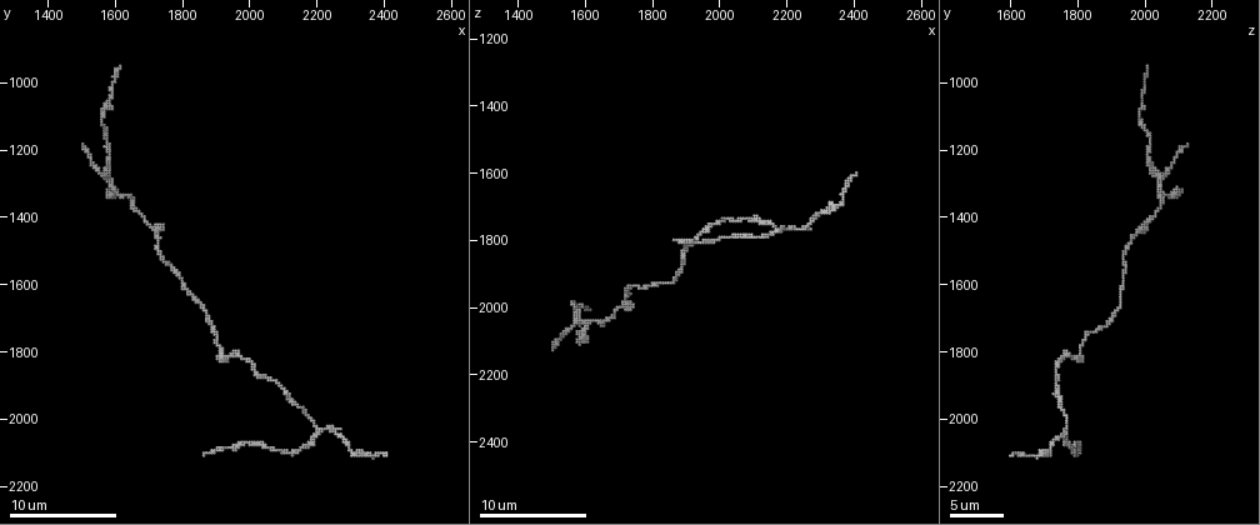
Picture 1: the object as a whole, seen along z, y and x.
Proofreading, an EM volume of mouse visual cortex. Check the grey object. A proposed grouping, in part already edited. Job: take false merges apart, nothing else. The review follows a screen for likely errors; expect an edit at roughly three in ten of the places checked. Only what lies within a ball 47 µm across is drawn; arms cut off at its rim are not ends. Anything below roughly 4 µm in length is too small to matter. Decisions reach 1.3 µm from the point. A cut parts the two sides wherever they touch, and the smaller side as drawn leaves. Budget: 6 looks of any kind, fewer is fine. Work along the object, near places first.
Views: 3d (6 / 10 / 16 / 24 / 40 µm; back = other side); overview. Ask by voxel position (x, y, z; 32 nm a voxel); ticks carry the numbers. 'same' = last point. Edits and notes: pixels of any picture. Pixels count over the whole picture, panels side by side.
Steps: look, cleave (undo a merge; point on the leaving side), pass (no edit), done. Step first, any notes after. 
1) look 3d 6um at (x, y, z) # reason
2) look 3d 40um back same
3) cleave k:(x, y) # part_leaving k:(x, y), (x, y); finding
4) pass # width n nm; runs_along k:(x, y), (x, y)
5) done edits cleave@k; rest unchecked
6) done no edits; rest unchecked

look 3d 6um at (1870, 1710, 1900)

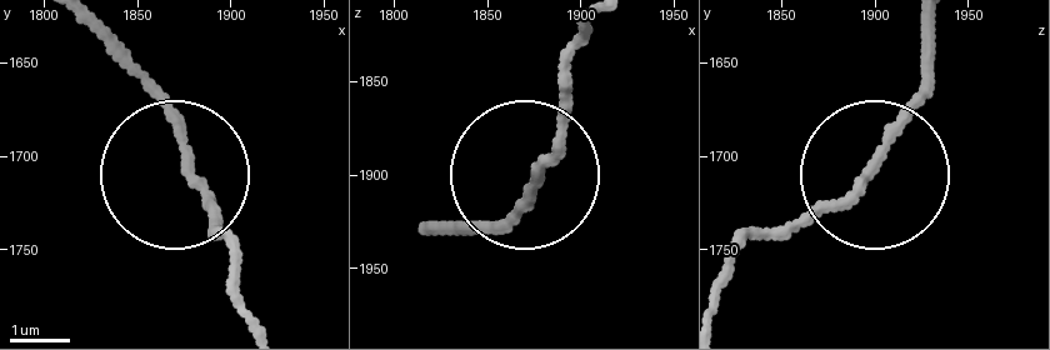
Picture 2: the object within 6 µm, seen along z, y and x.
pass # runs_along 2:(533, 163), (588, 23); all the same cell

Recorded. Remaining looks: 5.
look 3d 10um at (1910, 1800, 1810) # three arms meet

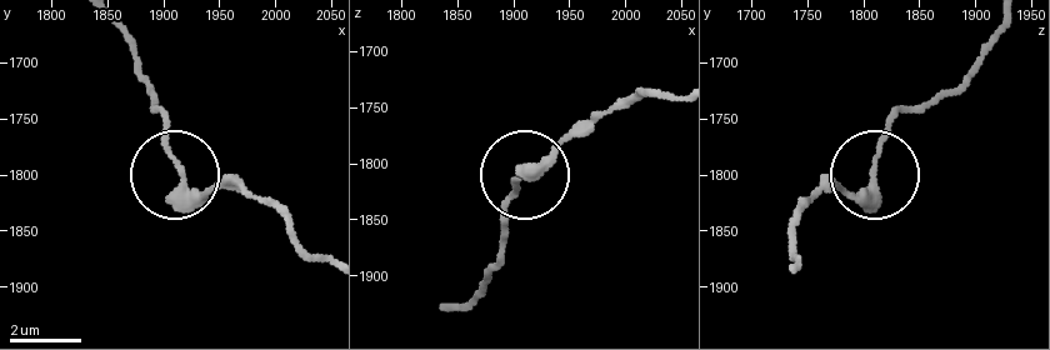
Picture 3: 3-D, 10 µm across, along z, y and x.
look 3d 10um back at (1916, 1800, 1808)

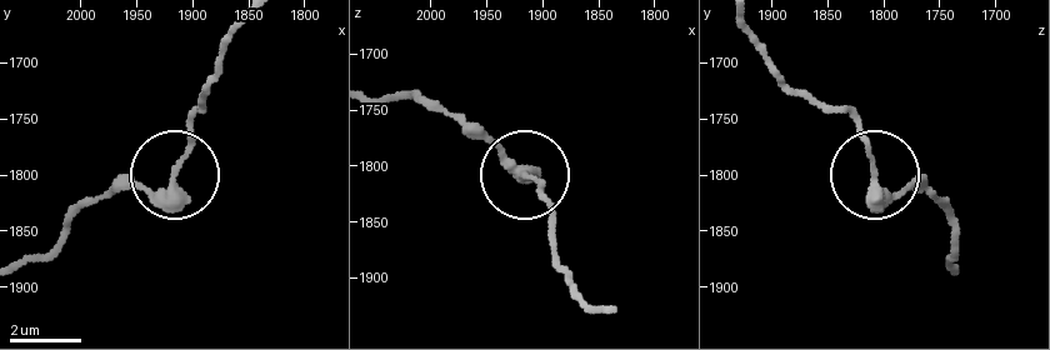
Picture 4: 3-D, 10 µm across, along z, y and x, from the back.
pass # runs_along 4:(571, 270), (535, 180), (460, 115); one cell here

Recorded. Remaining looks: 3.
look 3d 16um at (2210, 2030, 1760) # three arms meet

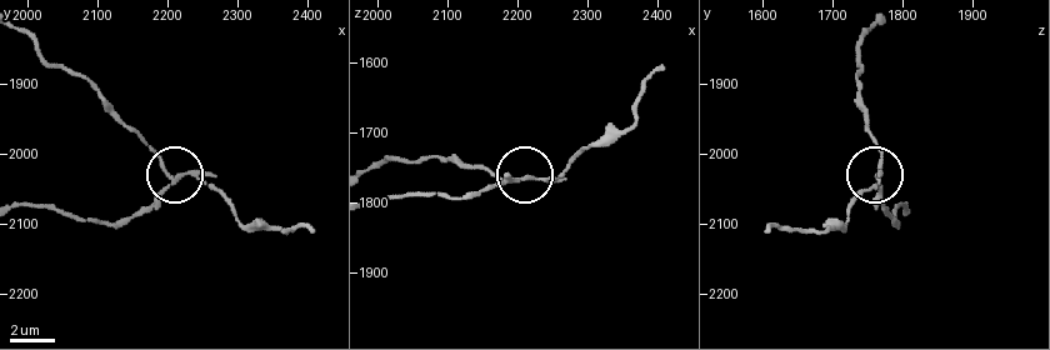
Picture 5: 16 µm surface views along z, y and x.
look 3d 16um back at (2215, 2035, 1765)

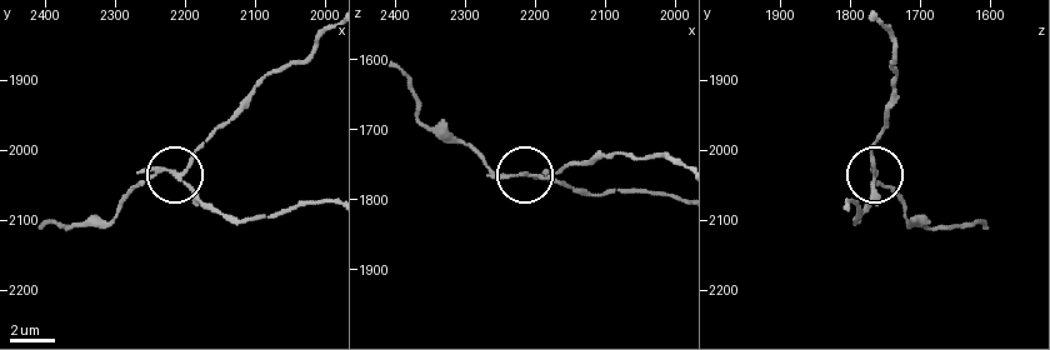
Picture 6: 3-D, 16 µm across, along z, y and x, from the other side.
cleave 6:(191, 186) # width 110 nm; part_leaving 6:(164, 171), (224, 214), (246, 221), (325, 203); two cells meet here

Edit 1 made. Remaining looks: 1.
done edits cleave@6; rest unchecked

